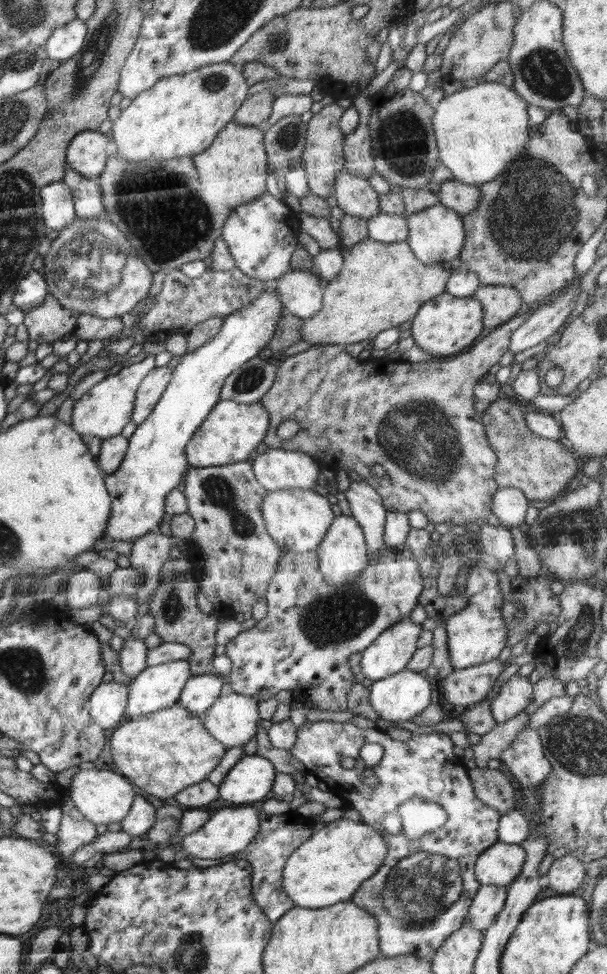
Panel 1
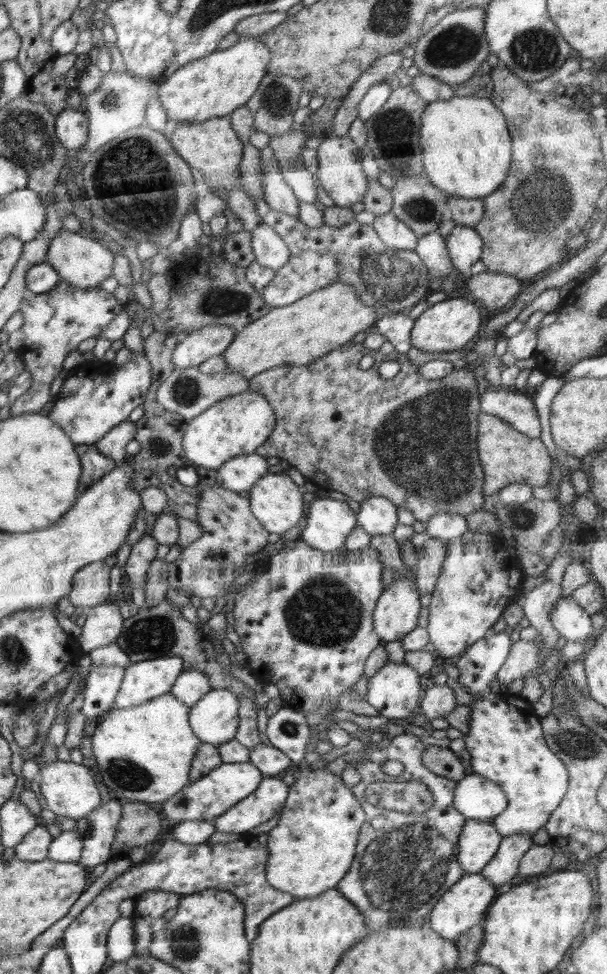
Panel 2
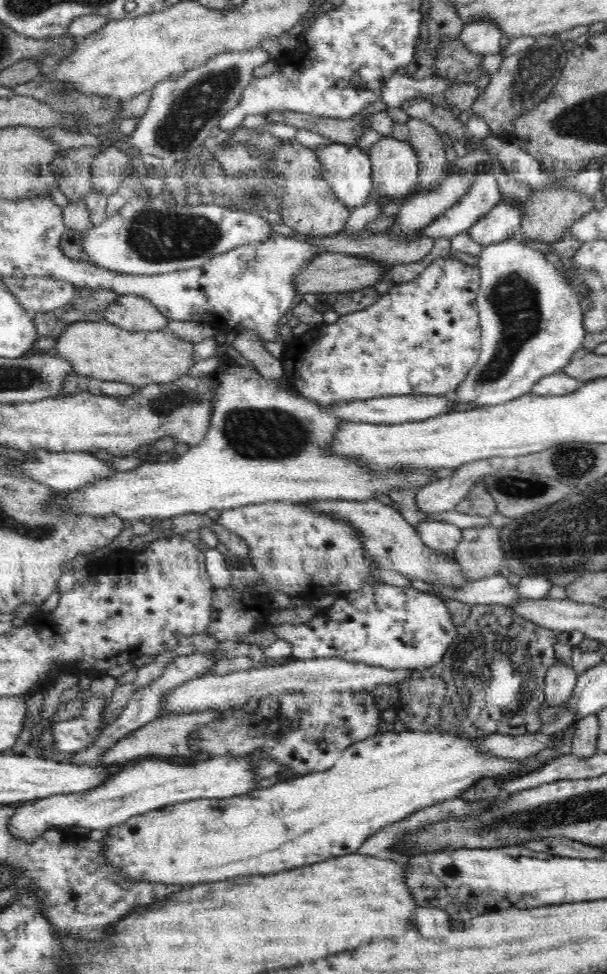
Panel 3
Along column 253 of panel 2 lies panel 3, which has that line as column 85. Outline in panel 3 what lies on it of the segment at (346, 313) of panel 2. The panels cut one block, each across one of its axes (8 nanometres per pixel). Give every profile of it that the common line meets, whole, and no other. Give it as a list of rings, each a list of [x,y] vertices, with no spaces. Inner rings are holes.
[[[74,322],[57,339],[52,352],[70,362],[76,375],[88,379],[124,382],[135,387],[169,383],[187,375],[195,364],[193,344],[177,338],[167,328],[146,332],[130,332],[109,322]]]

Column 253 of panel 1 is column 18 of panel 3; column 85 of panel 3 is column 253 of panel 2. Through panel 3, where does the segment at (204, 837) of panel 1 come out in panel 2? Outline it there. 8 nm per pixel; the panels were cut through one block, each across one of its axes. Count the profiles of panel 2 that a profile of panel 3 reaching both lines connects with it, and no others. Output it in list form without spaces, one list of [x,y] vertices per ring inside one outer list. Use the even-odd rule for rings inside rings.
[[[265,776],[258,788],[212,821],[215,832],[242,835],[281,814],[290,787],[286,782]]]

